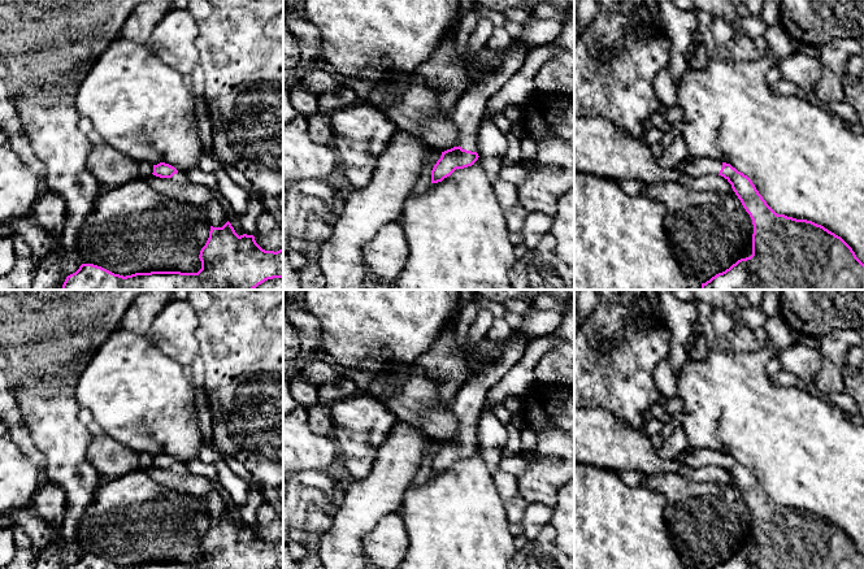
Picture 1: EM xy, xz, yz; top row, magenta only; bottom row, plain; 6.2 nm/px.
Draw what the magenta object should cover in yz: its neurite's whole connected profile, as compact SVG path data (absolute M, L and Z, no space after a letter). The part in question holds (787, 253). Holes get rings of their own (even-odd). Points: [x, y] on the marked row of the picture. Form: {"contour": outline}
{"contour": "M691 157L676 168L683 174L685 182L703 174L724 177L754 225L752 255L702 283L702 290L864 290L864 264L841 236L812 221L777 214L752 181L730 164Z"}

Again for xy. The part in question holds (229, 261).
{"contour": "M229 221L222 227L210 226L199 259L201 269L197 273L151 272L126 277L94 264L82 264L75 273L66 277L62 290L255 290L268 279L283 279L283 248L277 252L265 251L253 235L239 236Z"}

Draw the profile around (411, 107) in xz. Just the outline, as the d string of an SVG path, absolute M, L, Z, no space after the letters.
M394 74L390 81L372 87L368 103L377 107L398 130L418 134L442 152L459 147L459 129L451 113L440 112L435 94L412 83L408 77Z

